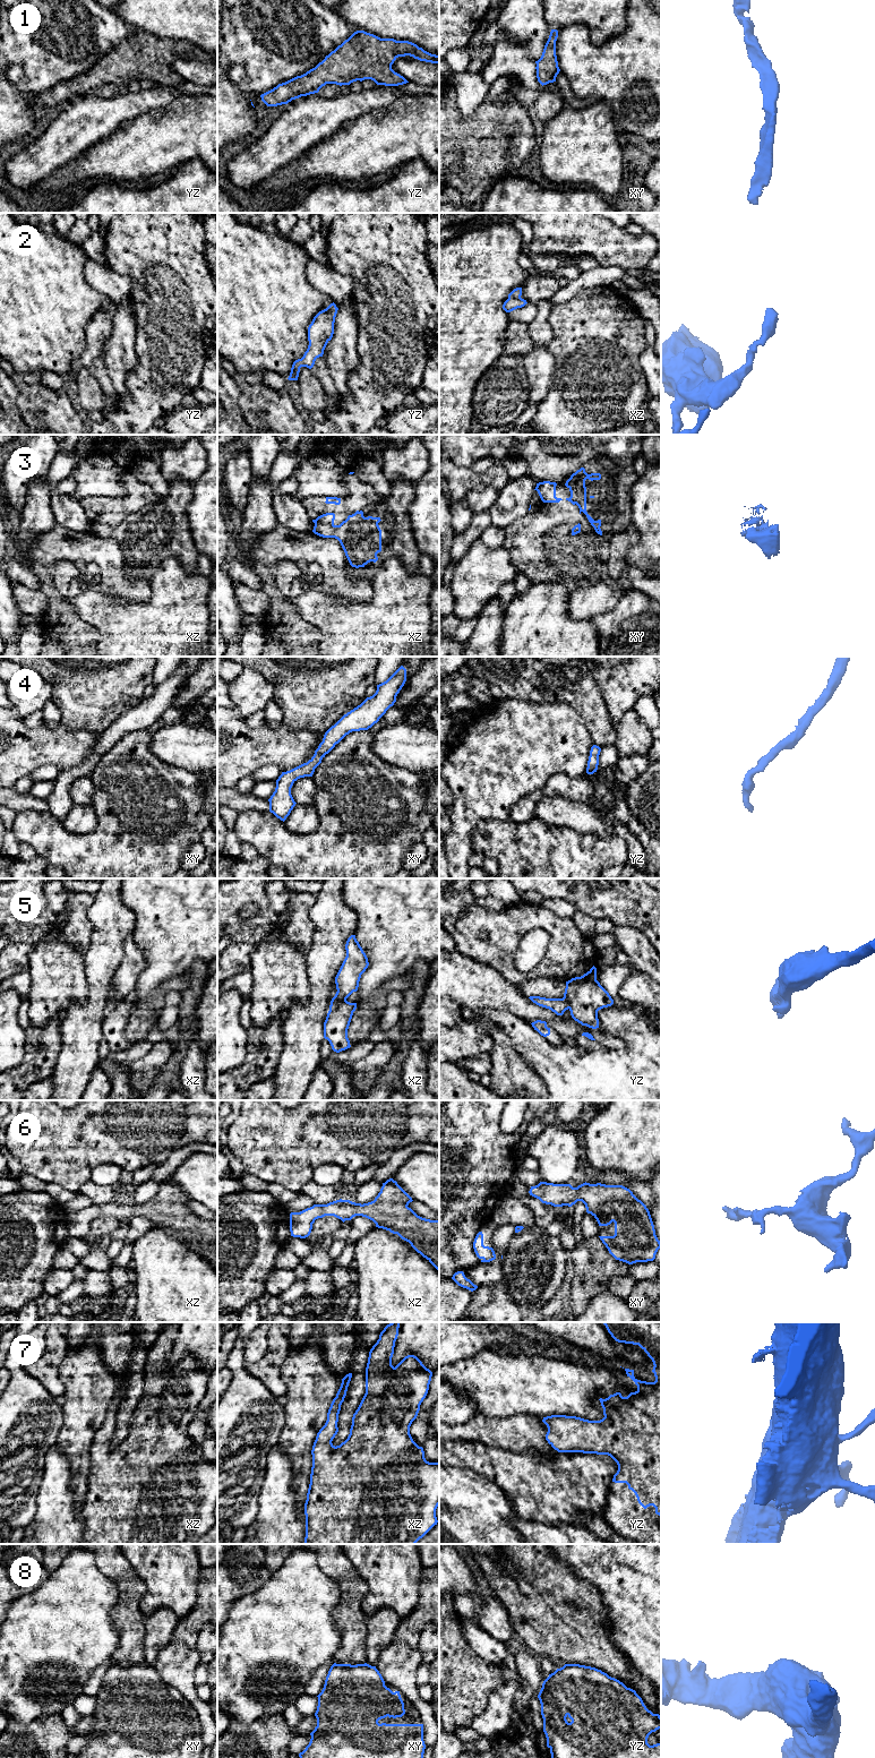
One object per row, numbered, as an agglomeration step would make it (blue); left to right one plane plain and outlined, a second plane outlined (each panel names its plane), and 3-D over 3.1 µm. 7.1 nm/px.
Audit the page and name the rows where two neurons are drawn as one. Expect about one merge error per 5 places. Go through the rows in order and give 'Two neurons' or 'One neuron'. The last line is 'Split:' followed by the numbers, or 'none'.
1: One neuron
2: One neuron
3: Two neurons
4: One neuron
5: Two neurons
6: One neuron
7: One neuron
8: One neuron
Split: 3, 5

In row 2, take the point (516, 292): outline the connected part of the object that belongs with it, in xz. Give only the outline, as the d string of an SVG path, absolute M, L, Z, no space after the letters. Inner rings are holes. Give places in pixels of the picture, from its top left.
M522 288L514 289L508 294L508 299L504 302L503 309L506 312L511 312L517 308L524 307L527 302L526 300L522 299L521 295L522 295Z

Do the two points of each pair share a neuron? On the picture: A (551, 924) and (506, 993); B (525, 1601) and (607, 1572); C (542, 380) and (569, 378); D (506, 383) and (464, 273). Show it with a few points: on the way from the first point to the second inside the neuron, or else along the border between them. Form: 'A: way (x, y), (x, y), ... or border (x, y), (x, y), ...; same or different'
A: border (491, 966), (516, 985); different
B: border (564, 1563), (591, 1583), (599, 1591), (602, 1600); different
C: border (550, 352), (555, 360), (551, 386), (538, 403); different
D: border (503, 353), (479, 378); different

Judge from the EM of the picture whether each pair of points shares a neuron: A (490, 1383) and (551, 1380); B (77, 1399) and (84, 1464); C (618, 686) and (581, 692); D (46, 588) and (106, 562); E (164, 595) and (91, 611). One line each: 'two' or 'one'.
A: one
B: one
C: two
D: one
E: one

